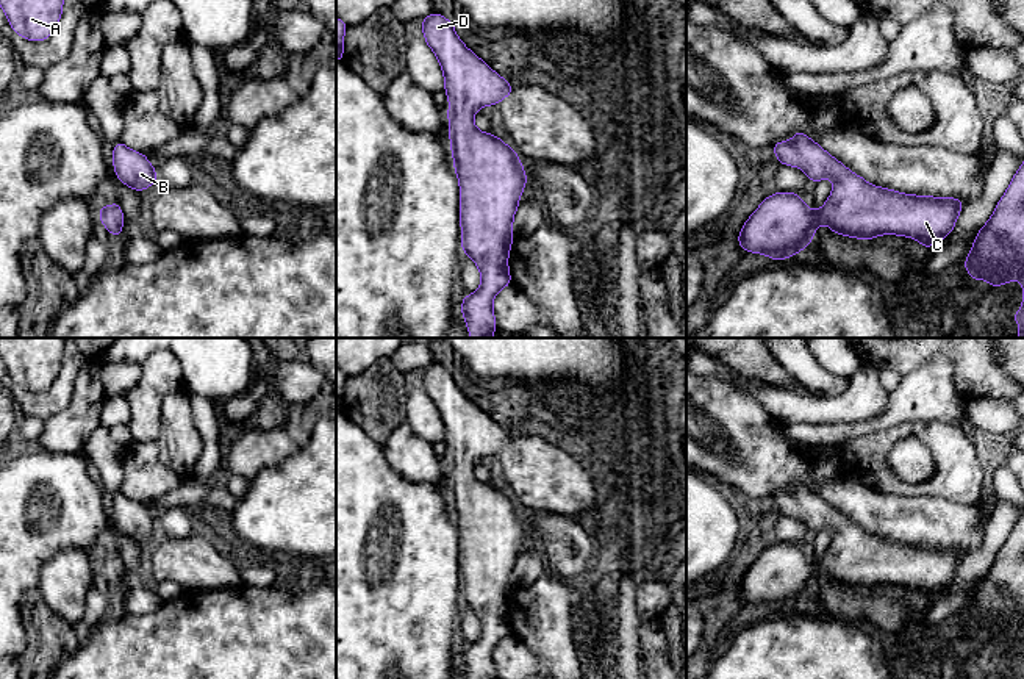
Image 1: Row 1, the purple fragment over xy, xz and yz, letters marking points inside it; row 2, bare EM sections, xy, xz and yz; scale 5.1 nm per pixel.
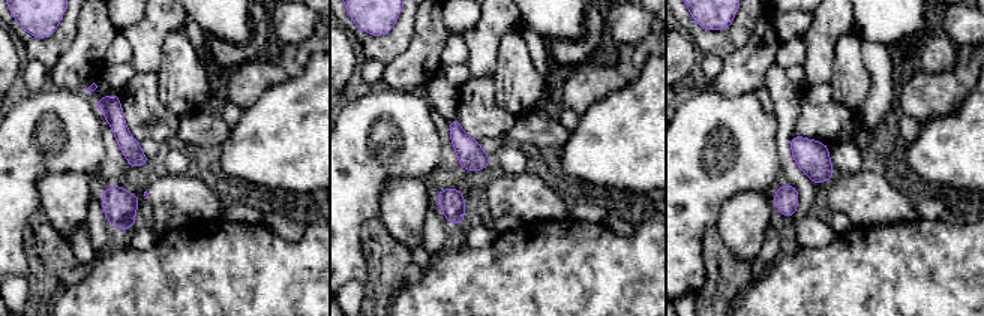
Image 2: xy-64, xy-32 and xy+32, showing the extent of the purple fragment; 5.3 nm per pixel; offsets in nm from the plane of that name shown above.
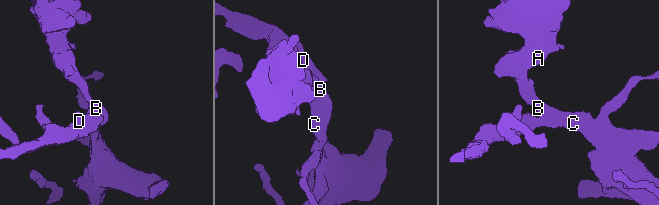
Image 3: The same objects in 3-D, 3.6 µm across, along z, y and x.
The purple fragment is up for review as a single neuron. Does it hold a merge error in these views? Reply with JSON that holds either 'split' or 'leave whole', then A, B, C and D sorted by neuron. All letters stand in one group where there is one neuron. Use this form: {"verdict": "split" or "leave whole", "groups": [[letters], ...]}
{"verdict": "leave whole", "groups": [["A", "B", "C", "D"]]}

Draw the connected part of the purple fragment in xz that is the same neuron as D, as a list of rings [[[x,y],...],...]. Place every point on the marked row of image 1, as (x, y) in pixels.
[[[433,13],[422,17],[421,22],[424,39],[435,52],[444,72],[444,91],[449,99],[449,138],[460,183],[461,247],[463,253],[475,261],[482,275],[480,288],[463,297],[460,310],[471,338],[491,338],[497,330],[492,311],[494,297],[513,283],[508,269],[513,217],[528,177],[516,150],[492,133],[480,131],[474,125],[474,116],[478,108],[499,105],[507,95],[511,95],[513,86],[463,44],[452,20]]]

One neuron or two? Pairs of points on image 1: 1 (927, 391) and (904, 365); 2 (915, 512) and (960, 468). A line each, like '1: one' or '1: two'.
1: two
2: two

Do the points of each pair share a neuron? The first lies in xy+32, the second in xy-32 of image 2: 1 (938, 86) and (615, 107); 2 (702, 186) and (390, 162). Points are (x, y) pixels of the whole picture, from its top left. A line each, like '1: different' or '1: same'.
1: different
2: same

